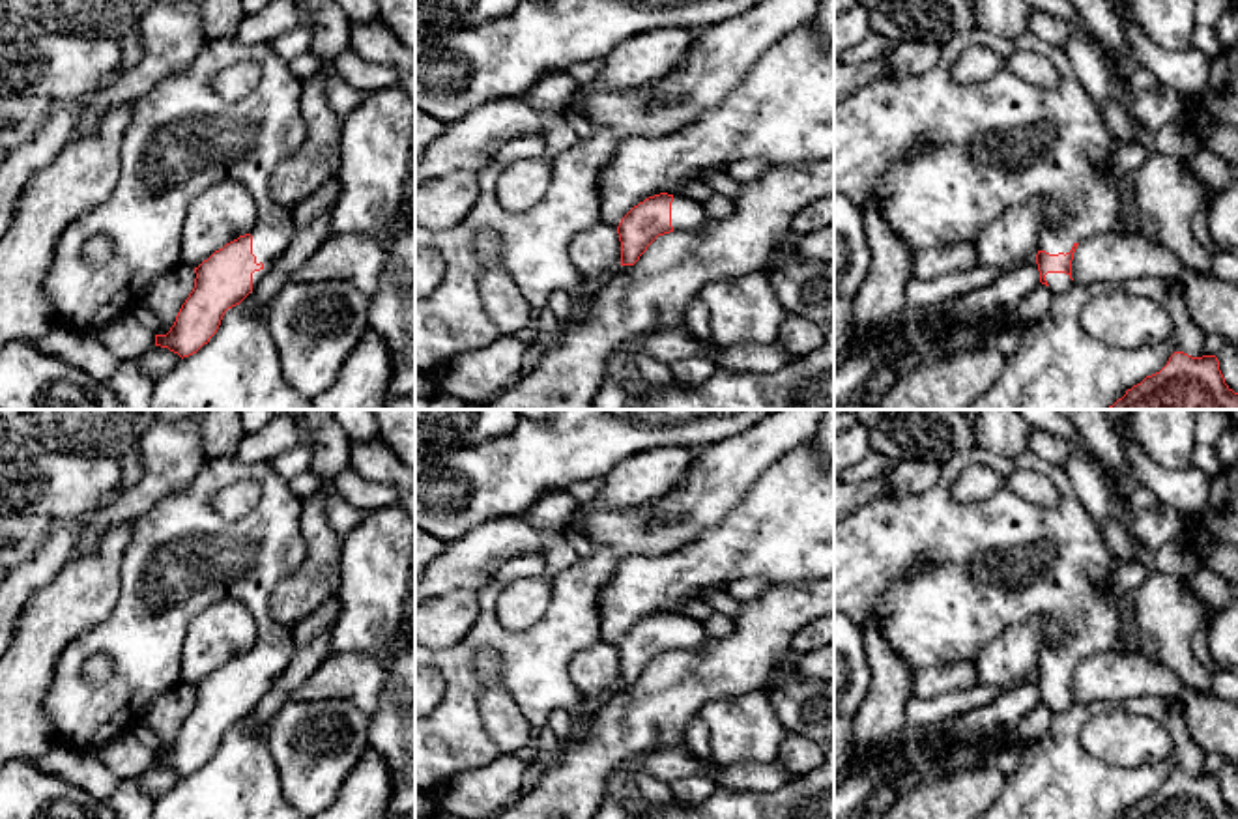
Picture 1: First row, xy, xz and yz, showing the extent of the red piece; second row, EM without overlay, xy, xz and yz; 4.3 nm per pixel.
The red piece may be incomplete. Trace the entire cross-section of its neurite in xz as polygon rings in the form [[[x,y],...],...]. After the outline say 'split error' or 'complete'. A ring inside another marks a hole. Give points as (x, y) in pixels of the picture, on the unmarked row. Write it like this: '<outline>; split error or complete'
[[[660,611],[634,625],[619,641],[621,684],[634,684],[647,666],[673,649],[699,649],[709,641],[703,621]]]; split error

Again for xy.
[[[206,458],[187,490],[165,497],[133,522],[120,567],[120,598],[112,613],[77,634],[62,651],[43,701],[58,739],[95,754],[103,744],[131,731],[150,701],[180,681],[189,623],[221,600],[236,600],[254,619],[252,649],[194,686],[194,707],[174,744],[166,754],[155,754],[155,765],[168,767],[181,778],[196,772],[217,752],[224,731],[258,705],[292,662],[292,630],[273,615],[273,591],[305,557],[301,499],[288,481],[275,473],[271,462]],[[239,481],[256,481],[262,488],[260,501],[247,516],[228,522],[215,512],[211,497]],[[94,654],[107,654],[114,664],[112,679],[103,684],[92,684],[82,675],[84,662]]]; split error

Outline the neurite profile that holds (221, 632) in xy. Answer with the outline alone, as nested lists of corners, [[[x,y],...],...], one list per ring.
[[[221,600],[202,610],[189,623],[183,639],[180,681],[198,686],[226,662],[251,653],[254,626],[252,615],[236,600]]]

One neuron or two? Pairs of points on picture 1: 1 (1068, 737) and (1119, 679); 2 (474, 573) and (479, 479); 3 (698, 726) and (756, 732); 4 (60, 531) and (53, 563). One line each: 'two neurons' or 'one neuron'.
1: two neurons
2: two neurons
3: two neurons
4: one neuron

